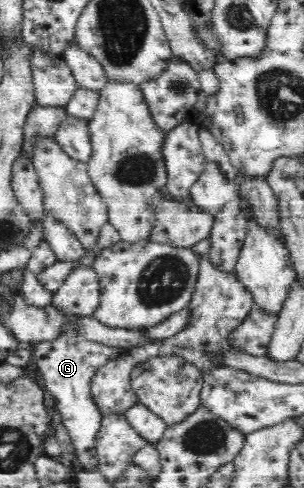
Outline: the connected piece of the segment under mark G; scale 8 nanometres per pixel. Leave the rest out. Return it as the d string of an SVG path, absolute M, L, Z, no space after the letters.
M65 314L67 316L67 327L69 327L69 330L66 331L66 335L59 336L58 340L55 340L54 343L40 343L35 346L35 349L33 349L33 358L36 358L35 364L37 364L37 368L39 368L39 372L43 375L43 384L45 384L45 390L51 394L52 398L55 399L55 406L57 407L57 411L59 411L59 414L61 415L61 420L63 421L63 426L65 427L65 430L69 433L69 436L71 437L70 446L74 447L74 453L76 454L76 462L74 464L74 470L80 470L80 468L86 468L87 470L97 470L98 468L98 460L96 455L96 436L100 429L101 420L103 419L103 415L100 414L100 410L96 407L96 404L94 403L94 400L92 400L90 386L91 381L93 380L93 377L95 376L95 373L97 372L98 368L101 368L101 366L104 366L107 362L110 362L111 360L119 358L119 356L122 356L127 350L125 350L123 347L120 346L104 346L104 344L98 344L98 343L91 343L90 340L83 339L80 335L75 335L74 331L71 331L71 324L75 324L75 321L81 317L77 316L76 314Z

